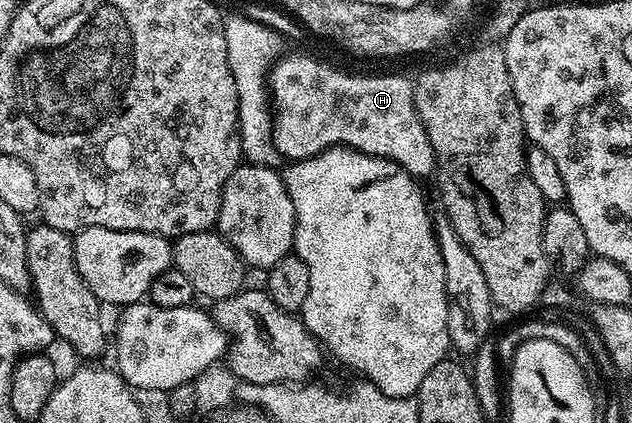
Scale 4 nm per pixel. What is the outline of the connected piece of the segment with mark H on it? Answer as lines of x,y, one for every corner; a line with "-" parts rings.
295,52
292,56
283,54
272,64
269,73
269,104
273,109
271,141
284,161
308,160
310,156
316,156
327,148
342,146
345,148
355,148
358,152
364,152
370,156
380,156
386,160
397,162
406,172
416,178
424,178
423,176
427,175
427,177
430,177
436,171
435,151
429,142
429,134
421,122
419,111
415,108
415,89
412,81
410,79
406,80
403,76
354,76
351,72
334,72
325,61
318,60
315,56
306,56
303,52

